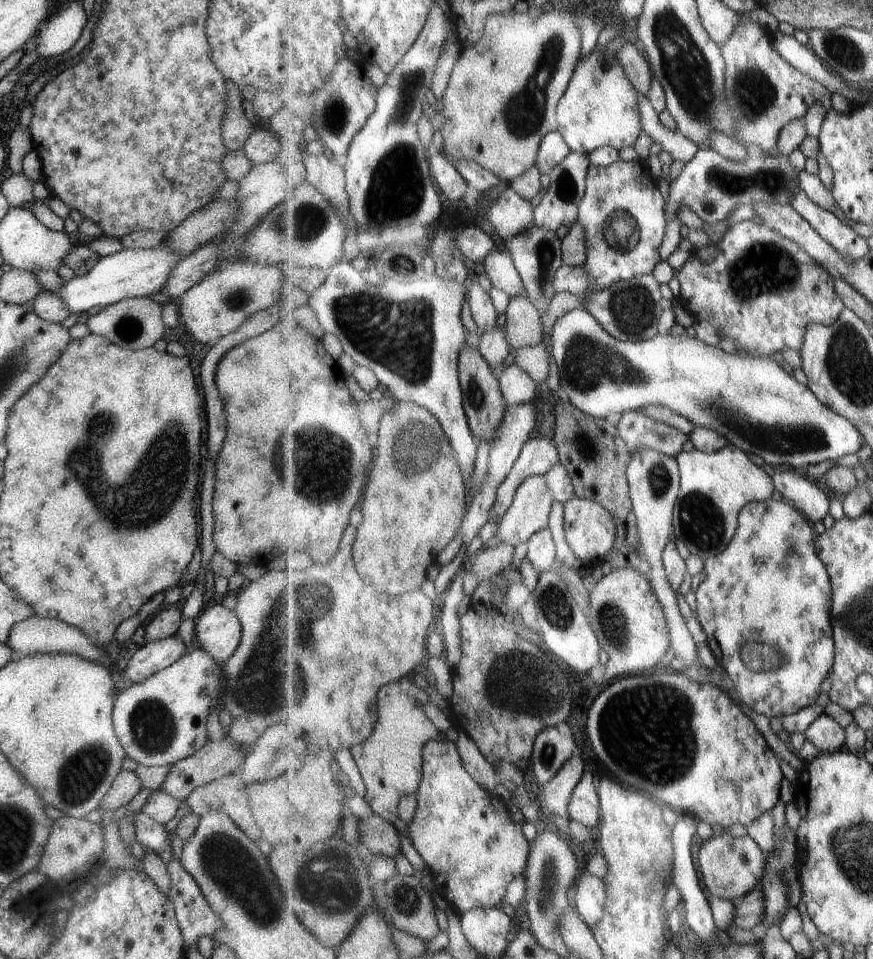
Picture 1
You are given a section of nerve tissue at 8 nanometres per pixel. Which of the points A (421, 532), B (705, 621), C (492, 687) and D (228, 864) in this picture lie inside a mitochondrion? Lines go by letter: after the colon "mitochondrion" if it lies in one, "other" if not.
A: other
B: other
C: mitochondrion
D: mitochondrion

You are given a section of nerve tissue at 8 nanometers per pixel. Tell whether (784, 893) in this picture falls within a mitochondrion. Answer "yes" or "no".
no

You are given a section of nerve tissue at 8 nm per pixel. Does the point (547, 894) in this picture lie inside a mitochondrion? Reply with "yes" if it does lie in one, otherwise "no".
yes

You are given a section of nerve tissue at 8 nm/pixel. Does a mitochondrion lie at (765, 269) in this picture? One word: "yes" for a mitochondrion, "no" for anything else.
yes

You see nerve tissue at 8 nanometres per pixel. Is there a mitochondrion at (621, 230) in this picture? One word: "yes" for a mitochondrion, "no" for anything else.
yes

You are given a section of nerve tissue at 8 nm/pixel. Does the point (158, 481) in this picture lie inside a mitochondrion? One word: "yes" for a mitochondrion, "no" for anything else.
yes

